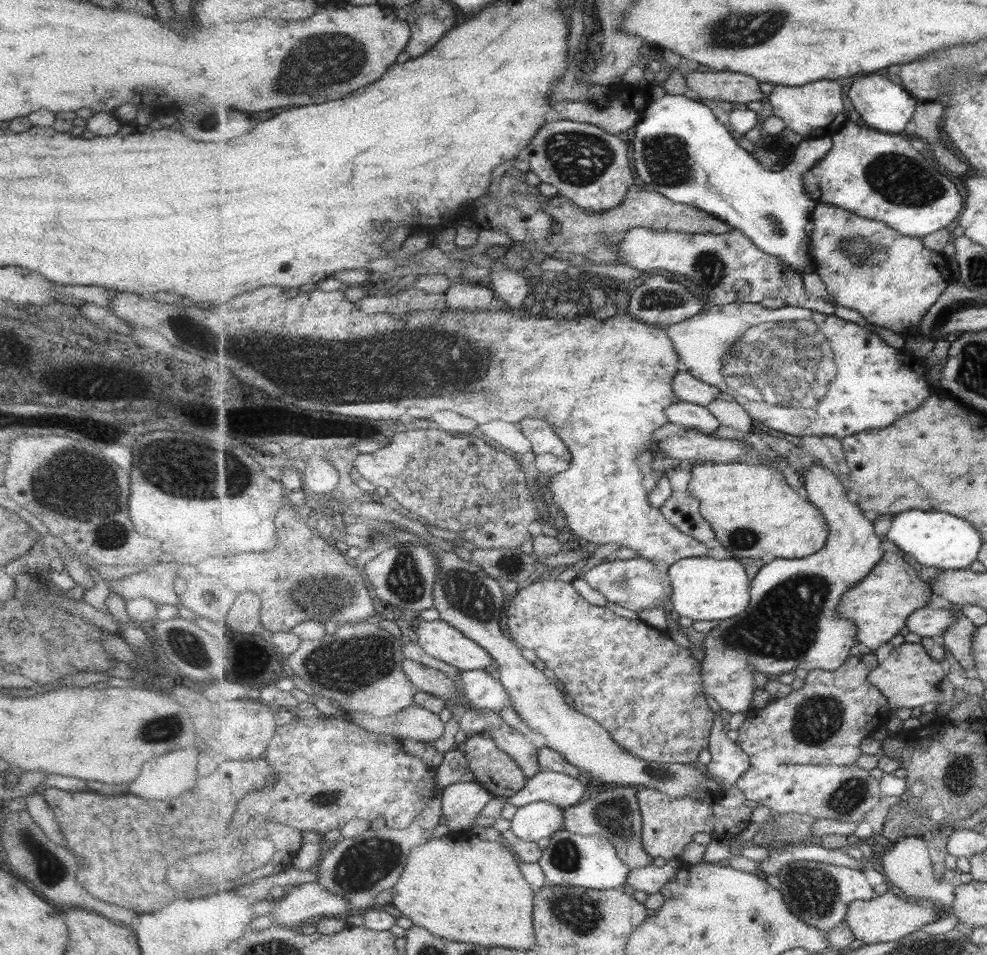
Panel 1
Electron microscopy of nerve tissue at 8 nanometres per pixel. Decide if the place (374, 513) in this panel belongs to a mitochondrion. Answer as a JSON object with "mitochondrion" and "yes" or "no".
{"mitochondrion":"no"}

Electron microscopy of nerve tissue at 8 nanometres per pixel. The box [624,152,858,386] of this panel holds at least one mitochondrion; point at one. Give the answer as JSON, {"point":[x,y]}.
{"point":[710,266]}

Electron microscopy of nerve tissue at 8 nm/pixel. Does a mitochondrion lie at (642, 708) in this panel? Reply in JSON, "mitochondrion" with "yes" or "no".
{"mitochondrion":"no"}

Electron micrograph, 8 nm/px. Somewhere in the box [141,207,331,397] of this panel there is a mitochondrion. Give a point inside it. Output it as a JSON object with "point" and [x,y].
{"point":[303,360]}

